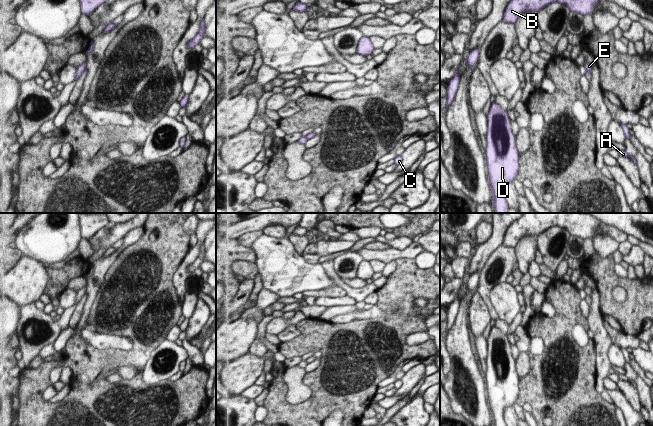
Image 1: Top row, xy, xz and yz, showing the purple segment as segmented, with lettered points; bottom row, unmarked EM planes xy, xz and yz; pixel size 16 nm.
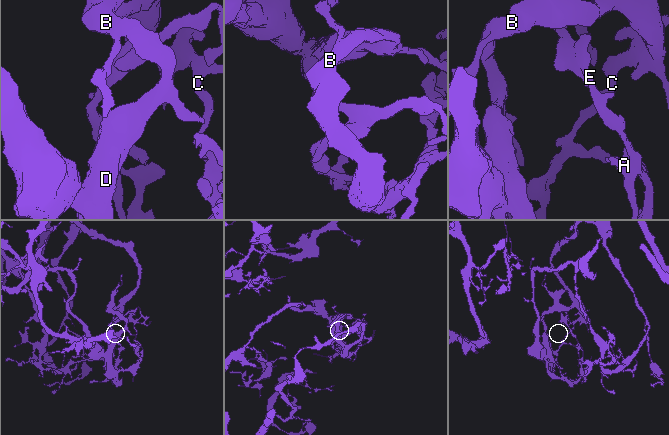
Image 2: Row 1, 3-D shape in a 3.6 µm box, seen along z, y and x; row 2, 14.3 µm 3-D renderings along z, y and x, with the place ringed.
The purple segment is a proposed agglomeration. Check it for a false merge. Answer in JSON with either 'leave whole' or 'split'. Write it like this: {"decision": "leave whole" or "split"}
{"decision": "split"}

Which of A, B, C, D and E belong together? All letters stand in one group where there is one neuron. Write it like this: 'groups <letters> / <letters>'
groups A E / B C D

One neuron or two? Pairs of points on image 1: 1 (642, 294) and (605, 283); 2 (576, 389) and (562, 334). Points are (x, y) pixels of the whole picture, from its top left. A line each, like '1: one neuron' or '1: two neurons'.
1: one neuron
2: one neuron

